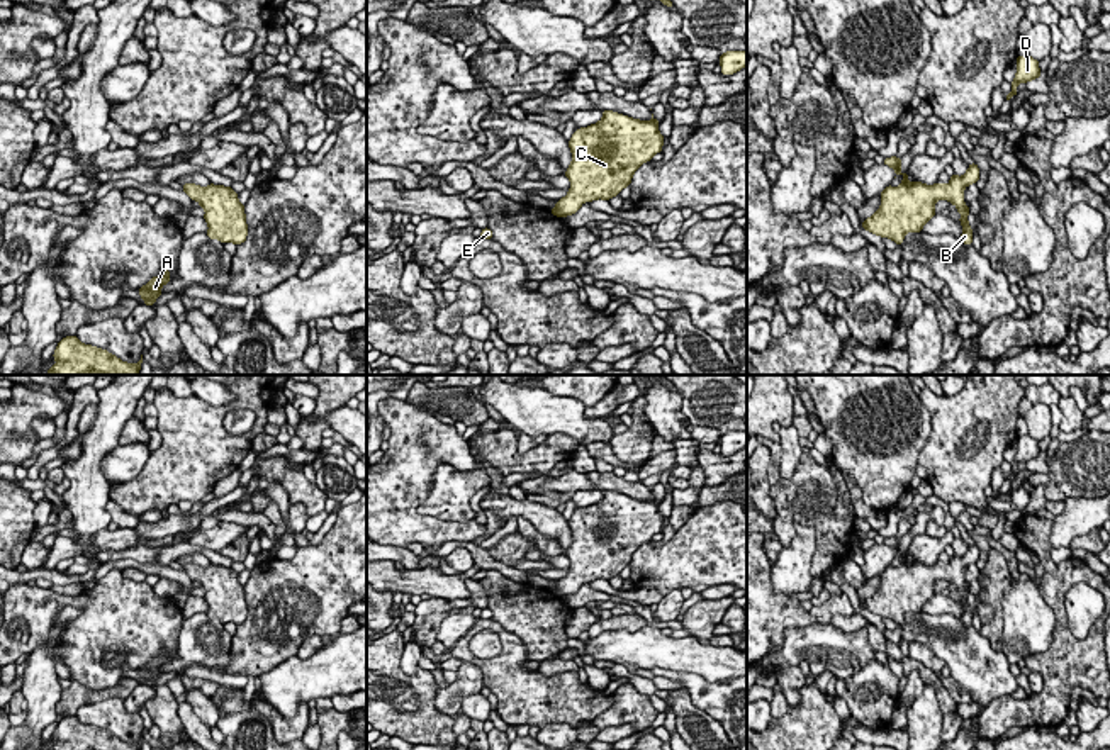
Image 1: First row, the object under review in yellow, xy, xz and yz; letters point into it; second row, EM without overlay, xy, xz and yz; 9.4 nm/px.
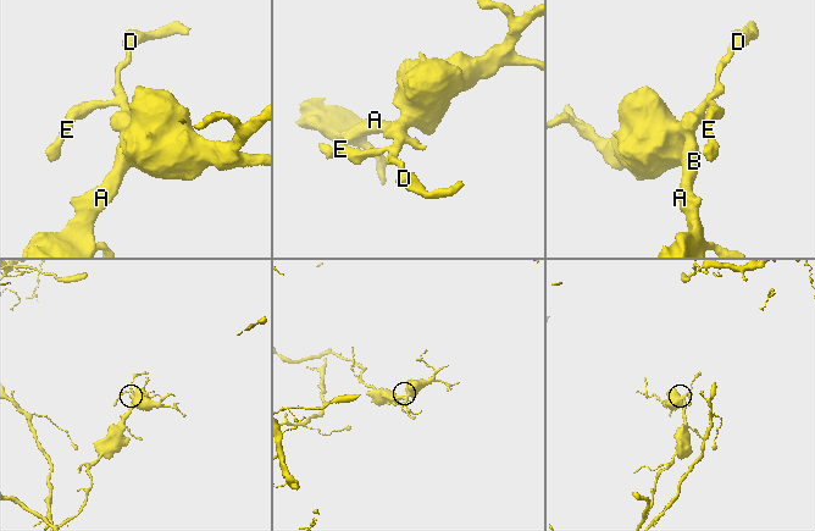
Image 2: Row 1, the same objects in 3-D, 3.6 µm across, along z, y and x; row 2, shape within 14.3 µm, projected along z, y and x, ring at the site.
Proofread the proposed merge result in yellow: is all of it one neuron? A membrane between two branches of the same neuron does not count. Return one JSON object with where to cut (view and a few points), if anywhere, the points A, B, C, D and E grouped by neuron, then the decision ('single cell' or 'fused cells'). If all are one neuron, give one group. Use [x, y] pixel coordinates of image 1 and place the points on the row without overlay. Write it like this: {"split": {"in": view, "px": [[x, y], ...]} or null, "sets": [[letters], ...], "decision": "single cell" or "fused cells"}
{"split": null, "sets": [["A", "B", "C", "D", "E"]], "decision": "single cell"}

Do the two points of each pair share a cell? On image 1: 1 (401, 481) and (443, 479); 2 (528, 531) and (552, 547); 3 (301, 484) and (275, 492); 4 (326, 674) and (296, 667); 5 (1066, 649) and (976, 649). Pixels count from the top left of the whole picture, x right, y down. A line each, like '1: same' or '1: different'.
1: different
2: same
3: different
4: same
5: different

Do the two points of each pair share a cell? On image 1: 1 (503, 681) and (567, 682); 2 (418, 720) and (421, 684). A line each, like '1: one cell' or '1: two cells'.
1: one cell
2: one cell

